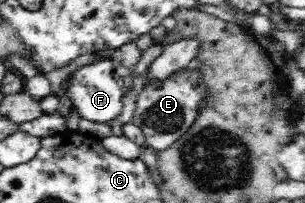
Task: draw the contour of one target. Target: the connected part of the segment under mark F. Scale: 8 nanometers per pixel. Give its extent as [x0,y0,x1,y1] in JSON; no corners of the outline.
[67,58,132,123]

